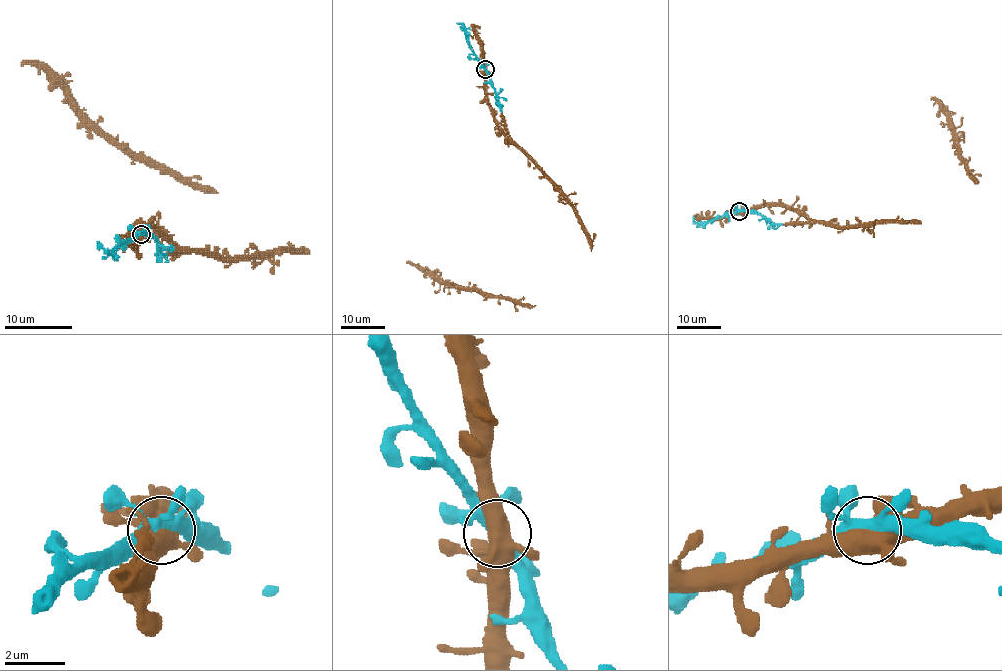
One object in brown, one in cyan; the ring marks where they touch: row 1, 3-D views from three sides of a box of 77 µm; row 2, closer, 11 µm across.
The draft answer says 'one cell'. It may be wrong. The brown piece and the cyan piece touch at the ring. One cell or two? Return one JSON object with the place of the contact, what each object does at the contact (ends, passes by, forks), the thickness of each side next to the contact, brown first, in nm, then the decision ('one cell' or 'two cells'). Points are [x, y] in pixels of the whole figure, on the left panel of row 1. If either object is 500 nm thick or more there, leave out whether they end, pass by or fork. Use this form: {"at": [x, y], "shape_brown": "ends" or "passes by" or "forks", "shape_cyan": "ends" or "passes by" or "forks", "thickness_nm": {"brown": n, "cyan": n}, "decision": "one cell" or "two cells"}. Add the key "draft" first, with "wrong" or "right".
{"draft": "right", "at": [141, 234], "shape_brown": "forks", "shape_cyan": "forks", "thickness_nm": {"brown": 480, "cyan": 360}, "decision": "one cell"}

